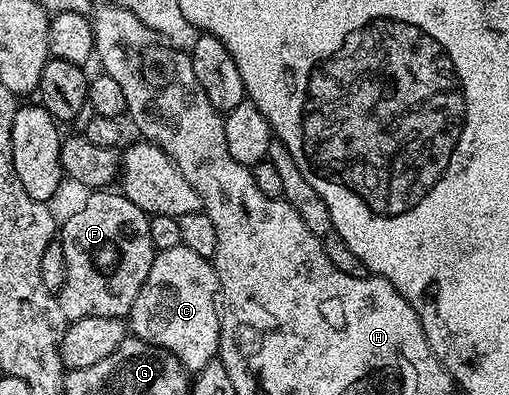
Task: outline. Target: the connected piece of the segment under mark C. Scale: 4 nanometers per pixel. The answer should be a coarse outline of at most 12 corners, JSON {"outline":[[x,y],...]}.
{"outline":[[184,245],[156,252],[129,310],[136,338],[186,372],[221,341],[217,270]]}

